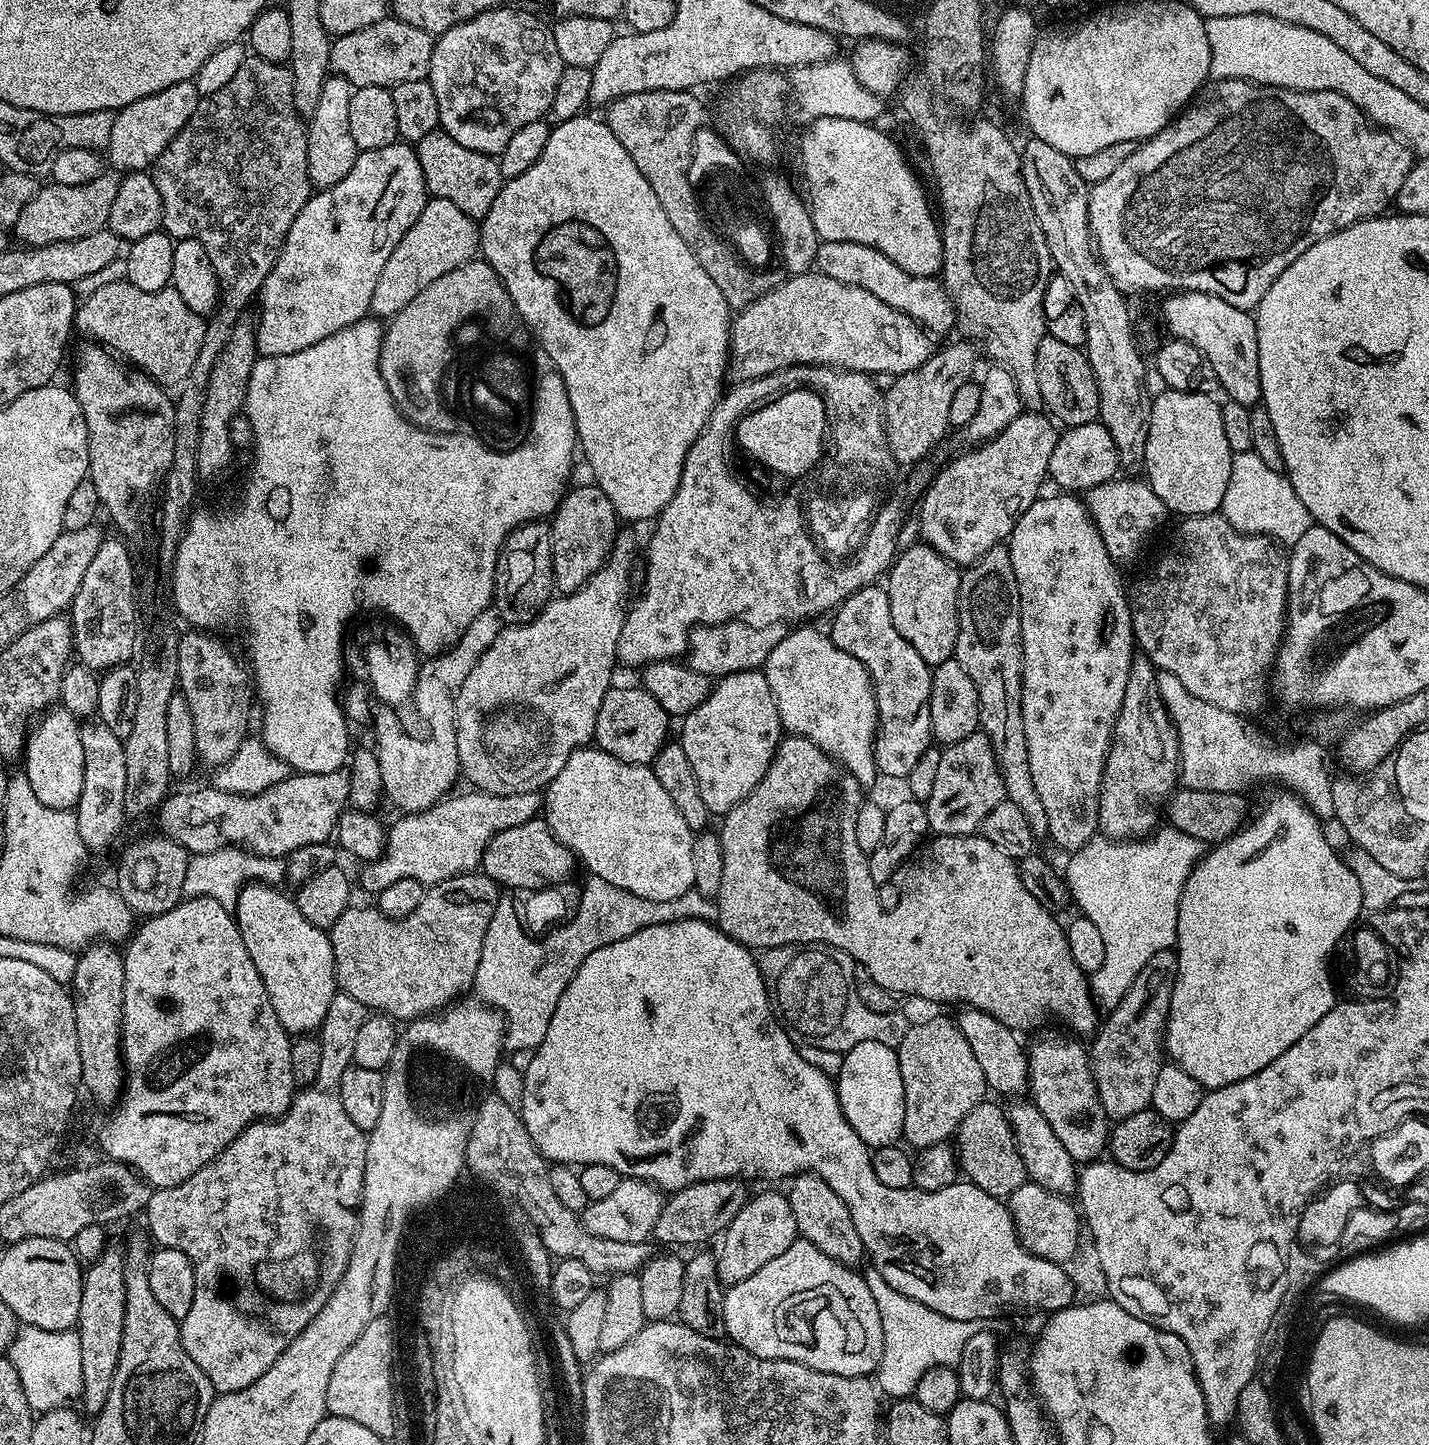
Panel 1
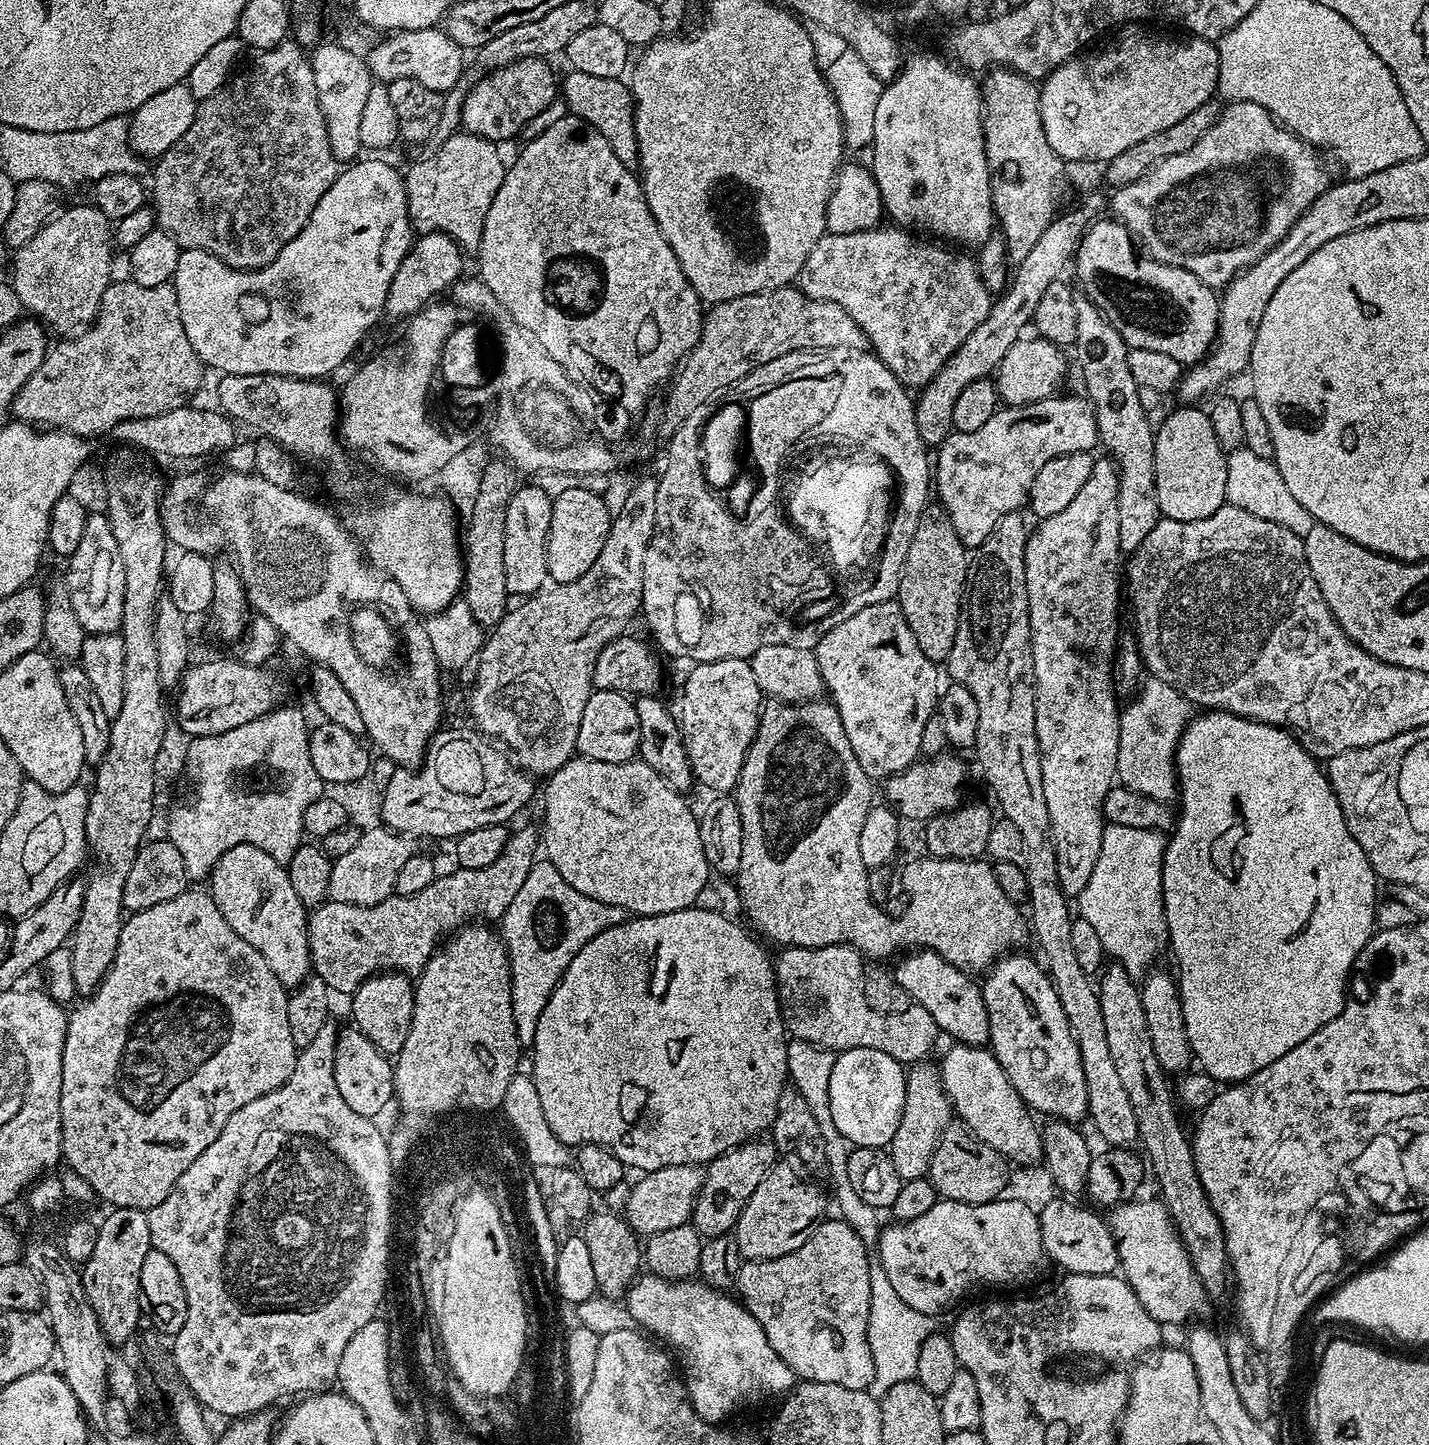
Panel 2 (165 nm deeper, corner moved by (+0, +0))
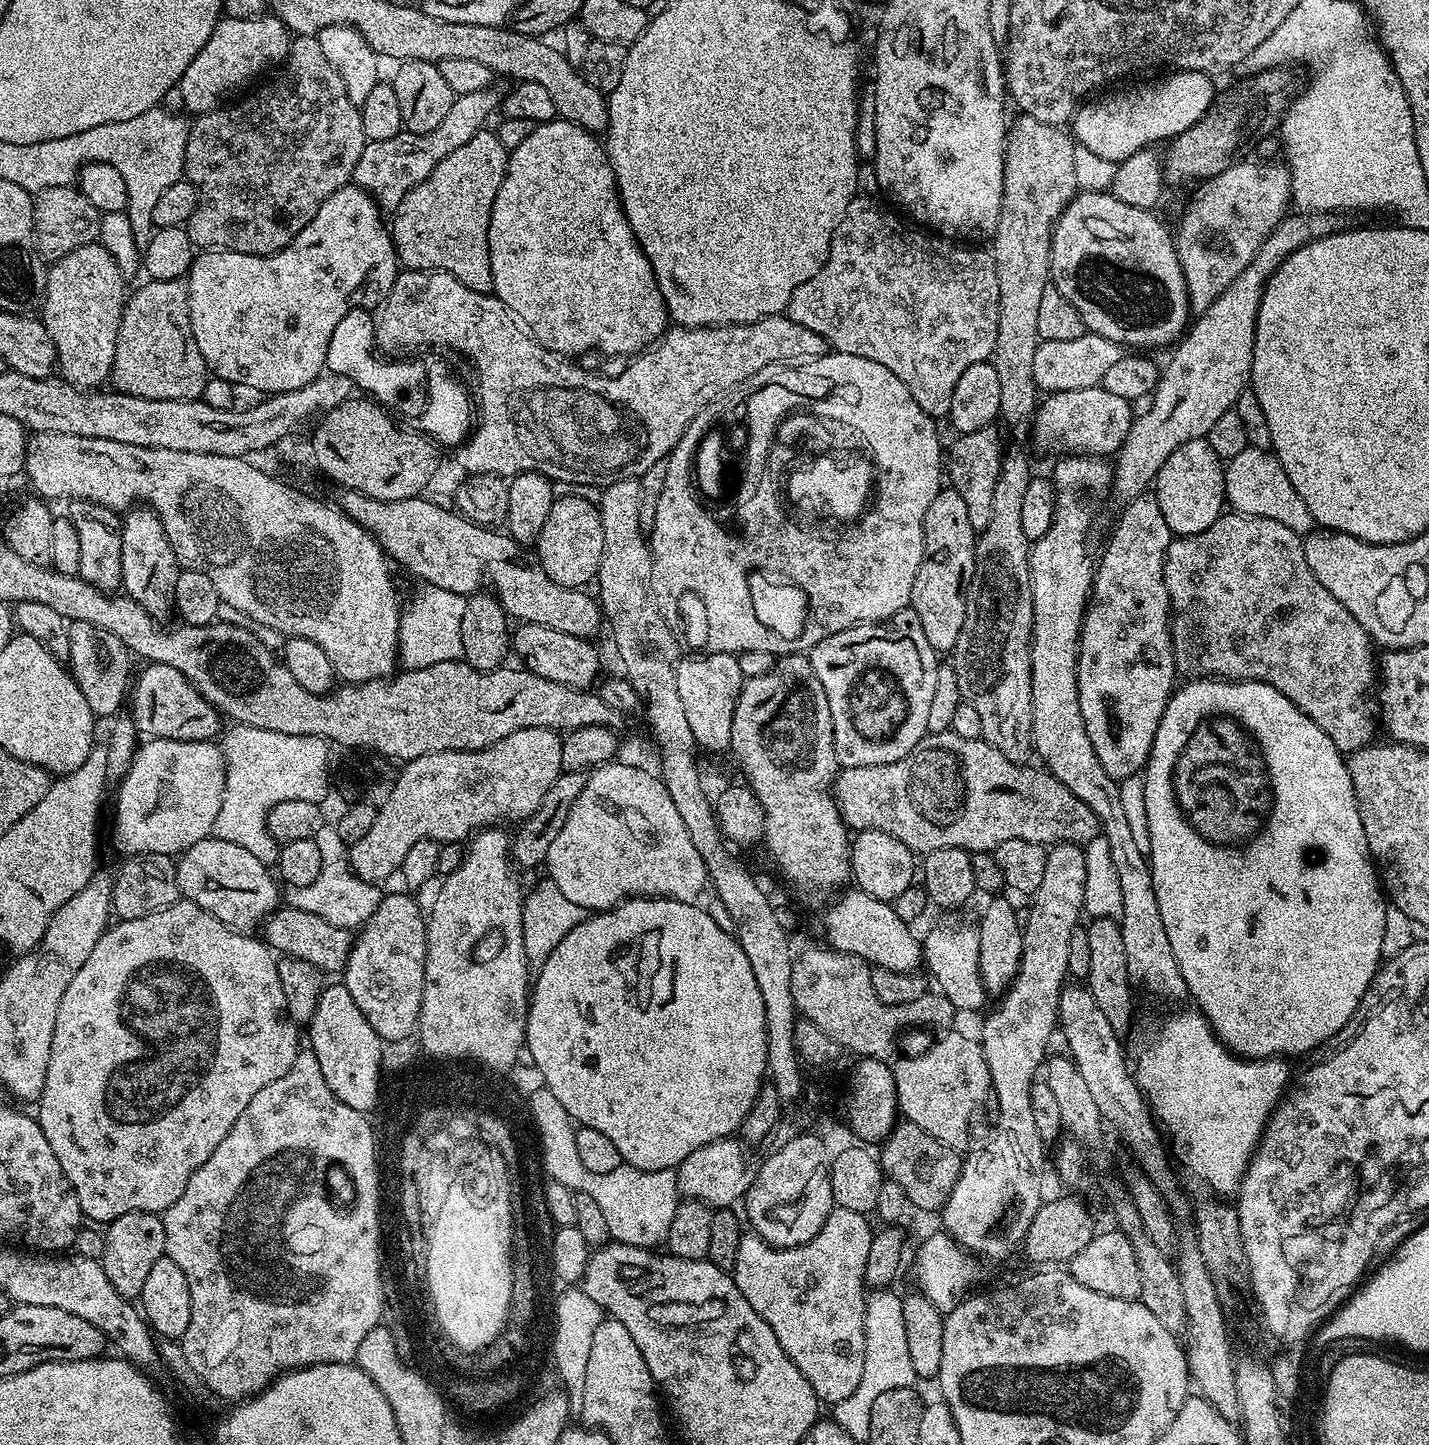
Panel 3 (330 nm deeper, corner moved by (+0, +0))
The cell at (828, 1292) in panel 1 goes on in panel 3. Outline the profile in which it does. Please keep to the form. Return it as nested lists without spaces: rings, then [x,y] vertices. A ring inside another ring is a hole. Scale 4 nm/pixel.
[[[833,1207],[831,1214],[822,1226],[822,1230],[818,1230],[818,1234],[814,1234],[814,1238],[810,1238],[808,1244],[799,1244],[793,1248],[773,1248],[761,1236],[744,1234],[741,1235],[738,1246],[734,1279],[738,1290],[742,1290],[742,1298],[746,1298],[746,1302],[750,1302],[750,1306],[754,1306],[756,1313],[764,1319],[766,1326],[770,1326],[770,1330],[774,1330],[774,1338],[778,1338],[782,1350],[786,1350],[786,1354],[794,1362],[794,1366],[798,1366],[798,1370],[802,1370],[806,1382],[810,1382],[810,1386],[814,1390],[816,1399],[828,1406],[842,1402],[842,1398],[850,1398],[850,1394],[854,1394],[854,1389],[858,1387],[858,1382],[862,1382],[862,1366],[864,1365],[864,1351],[866,1350],[866,1334],[864,1333],[866,1285],[864,1275],[866,1274],[866,1258],[870,1254],[870,1242],[874,1231],[873,1225],[868,1225],[868,1220],[869,1217],[863,1212]]]

